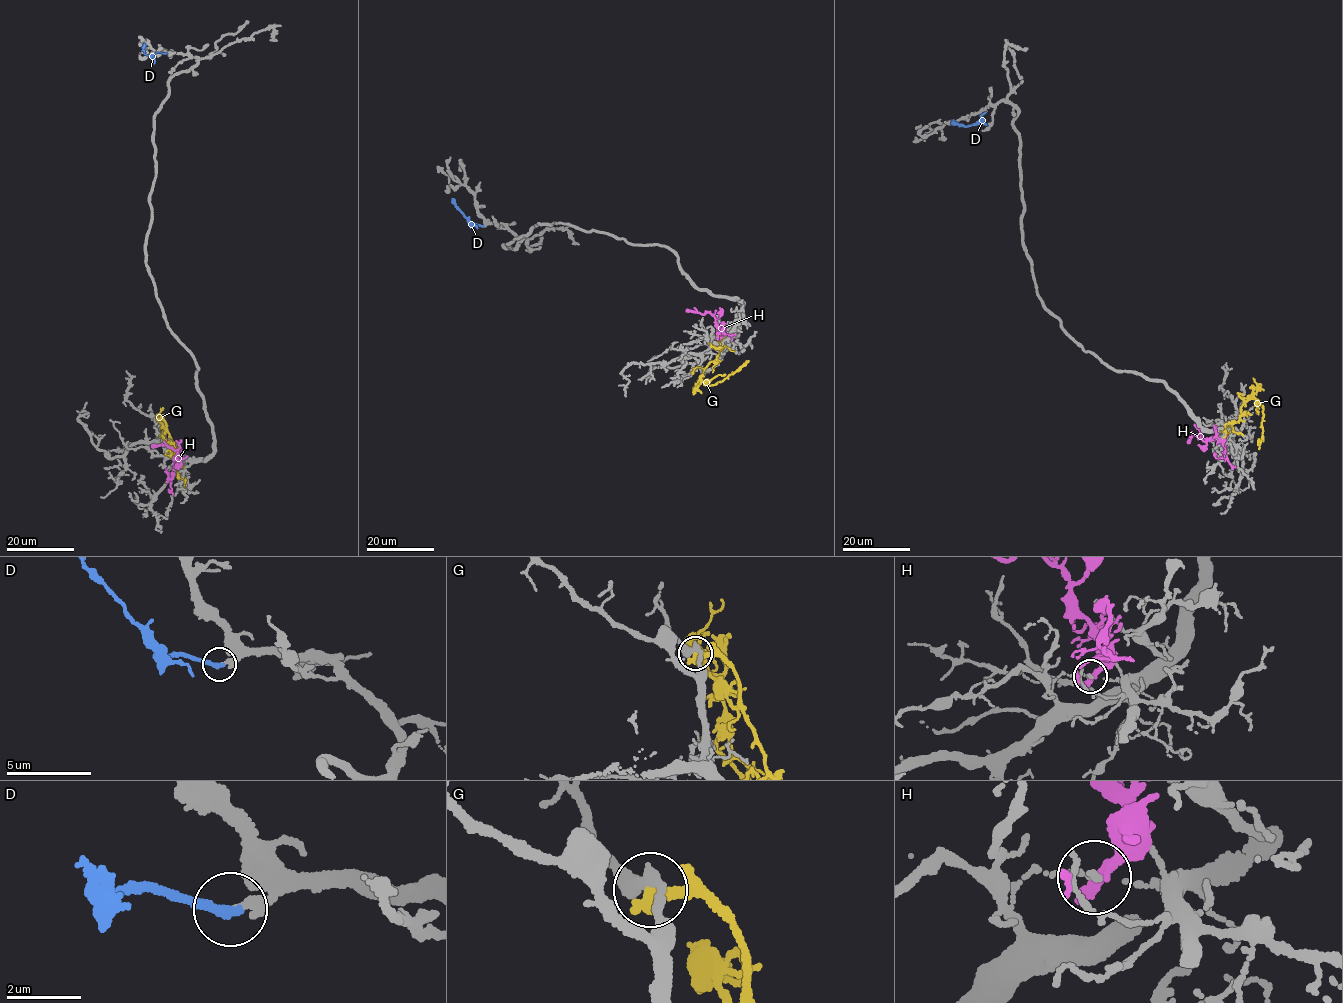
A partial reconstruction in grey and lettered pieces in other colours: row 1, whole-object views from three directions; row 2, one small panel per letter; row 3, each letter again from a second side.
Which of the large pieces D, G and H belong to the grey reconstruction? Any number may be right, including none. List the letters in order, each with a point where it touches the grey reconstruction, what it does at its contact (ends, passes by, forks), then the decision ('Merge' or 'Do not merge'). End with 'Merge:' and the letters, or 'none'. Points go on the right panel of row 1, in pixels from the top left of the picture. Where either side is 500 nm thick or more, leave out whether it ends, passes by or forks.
D: Touches grey at (985, 112). It ends there. Merge
G: Touches grey at (1241, 395). It ends there. Do not merge
H: Touches grey at (1225, 438). It passes by. Do not merge
Merge: D

